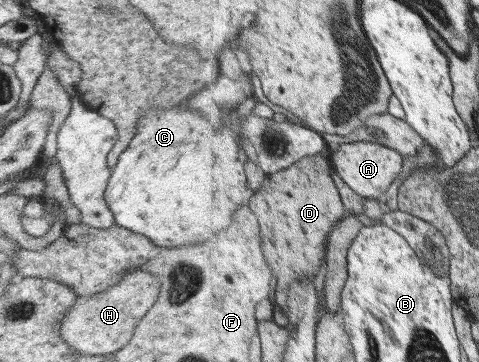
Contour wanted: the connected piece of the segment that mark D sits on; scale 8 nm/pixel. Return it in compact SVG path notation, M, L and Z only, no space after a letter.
M320 154L309 156L291 168L267 176L255 198L249 202L261 226L267 260L278 279L277 304L285 314L290 312L289 290L293 283L304 278L317 280L321 276L323 262L328 258L329 234L346 218L347 208L331 170L333 164L329 158Z

